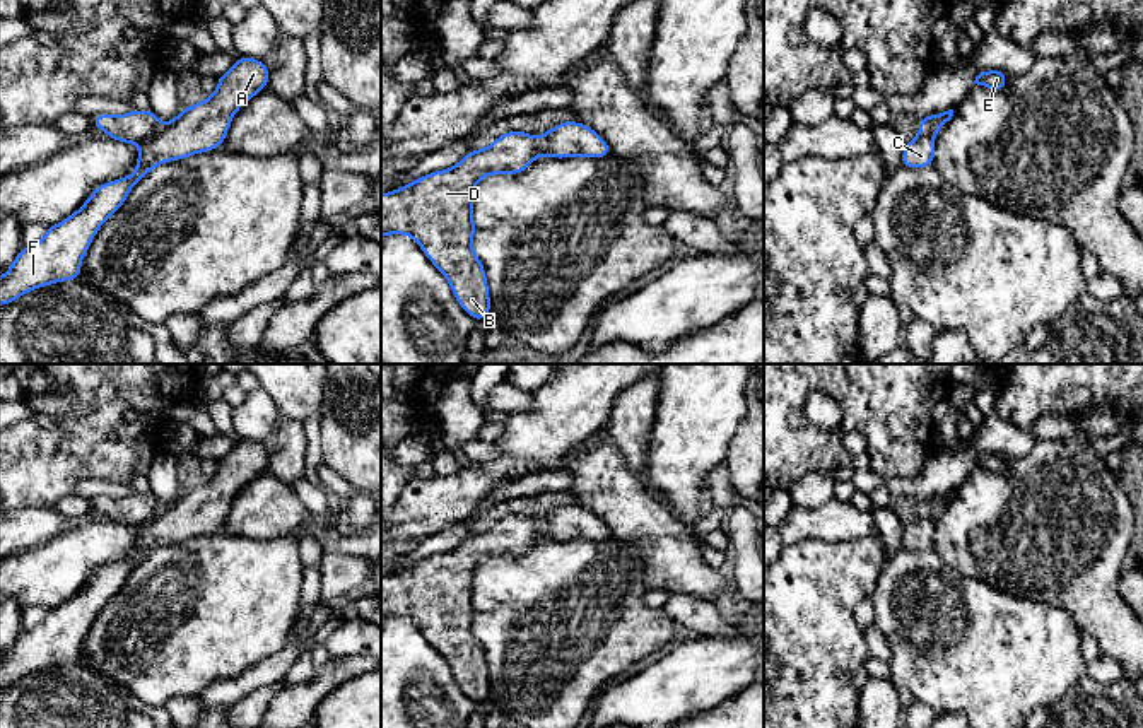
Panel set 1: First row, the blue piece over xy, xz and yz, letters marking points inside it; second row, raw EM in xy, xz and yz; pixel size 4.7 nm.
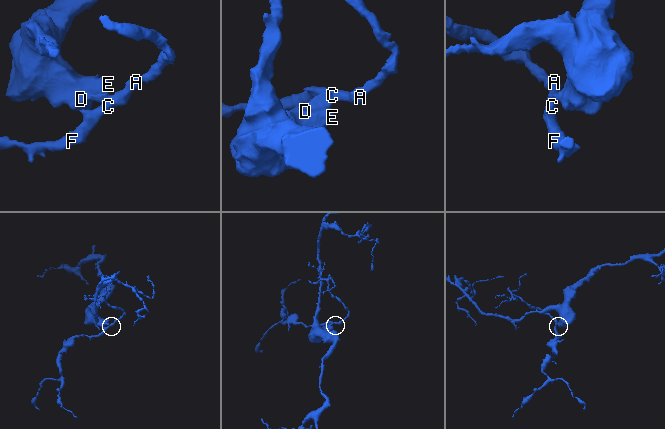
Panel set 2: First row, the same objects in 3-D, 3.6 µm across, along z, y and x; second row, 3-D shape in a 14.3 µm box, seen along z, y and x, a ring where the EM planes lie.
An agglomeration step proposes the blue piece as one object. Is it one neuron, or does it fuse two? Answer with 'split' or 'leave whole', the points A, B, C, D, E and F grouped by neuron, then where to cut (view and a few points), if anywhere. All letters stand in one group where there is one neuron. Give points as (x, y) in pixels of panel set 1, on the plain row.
split; groups A C F / B D E; cut xy (161, 508), (140, 527)

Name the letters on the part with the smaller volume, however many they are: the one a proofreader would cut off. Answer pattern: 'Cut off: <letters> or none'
Cut off: A, C, F

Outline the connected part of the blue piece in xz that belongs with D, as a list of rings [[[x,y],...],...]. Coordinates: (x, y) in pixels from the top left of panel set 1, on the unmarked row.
[[[507,514],[456,549],[434,554],[381,578],[381,620],[407,617],[446,660],[460,689],[475,702],[490,696],[485,651],[472,631],[473,574],[489,557],[519,557],[540,538],[536,520]]]

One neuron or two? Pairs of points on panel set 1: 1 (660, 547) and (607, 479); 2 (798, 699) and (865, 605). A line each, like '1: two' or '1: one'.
1: one
2: two

